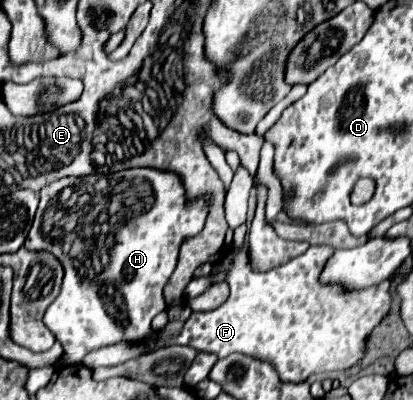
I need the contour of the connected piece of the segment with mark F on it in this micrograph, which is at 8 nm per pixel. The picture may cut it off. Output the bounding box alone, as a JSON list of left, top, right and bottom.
[83,245,391,383]

